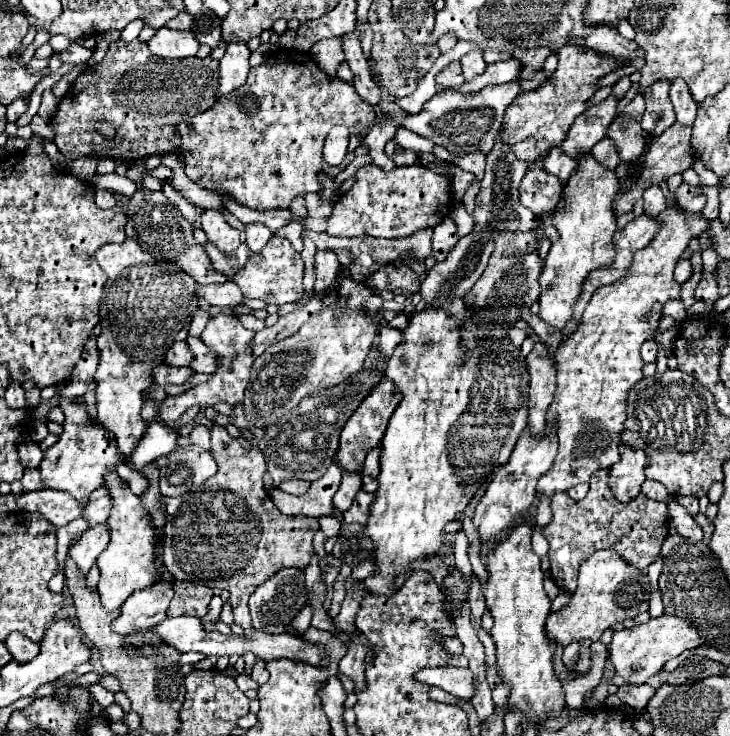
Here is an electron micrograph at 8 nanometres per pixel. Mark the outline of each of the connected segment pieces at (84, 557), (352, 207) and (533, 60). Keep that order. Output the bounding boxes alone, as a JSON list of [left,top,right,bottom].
[[70,523,110,571],[328,163,452,237],[514,45,554,77]]

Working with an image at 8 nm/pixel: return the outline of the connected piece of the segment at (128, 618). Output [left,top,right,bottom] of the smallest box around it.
[112,583,172,635]

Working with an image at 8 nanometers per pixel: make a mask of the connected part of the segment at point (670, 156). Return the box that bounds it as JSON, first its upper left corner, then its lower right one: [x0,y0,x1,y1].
[614,121,694,215]

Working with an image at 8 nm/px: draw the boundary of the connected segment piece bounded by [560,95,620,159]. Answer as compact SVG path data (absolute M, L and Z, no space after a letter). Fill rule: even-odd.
M608 95L606 101L600 105L590 107L568 131L568 139L564 139L564 145L560 145L572 159L578 159L580 153L588 153L608 131L610 123L618 117L618 101L620 97Z

